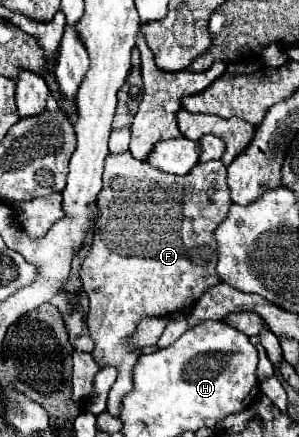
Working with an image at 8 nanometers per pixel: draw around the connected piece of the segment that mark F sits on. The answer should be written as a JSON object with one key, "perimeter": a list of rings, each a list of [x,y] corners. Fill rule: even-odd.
{"perimeter":[[[130,151],[122,155],[108,155],[104,169],[104,189],[100,191],[100,219],[94,225],[91,249],[81,264],[82,289],[90,297],[90,311],[86,325],[94,339],[92,357],[98,367],[116,367],[118,379],[108,395],[108,413],[118,415],[122,397],[132,389],[132,367],[138,361],[138,347],[130,343],[138,321],[142,317],[168,317],[178,311],[190,311],[198,299],[220,283],[216,273],[218,245],[214,229],[226,219],[232,205],[226,185],[226,165],[222,161],[196,163],[186,175],[170,175],[138,161]]]}

